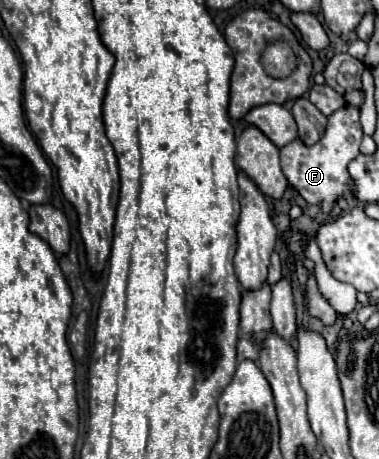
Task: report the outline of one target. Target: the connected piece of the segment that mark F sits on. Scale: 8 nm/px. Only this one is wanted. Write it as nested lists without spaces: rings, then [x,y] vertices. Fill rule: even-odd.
[[[346,104],[338,108],[326,124],[326,132],[322,138],[306,146],[300,138],[294,142],[286,144],[280,148],[280,158],[282,158],[282,172],[290,186],[308,202],[308,204],[318,204],[324,212],[330,212],[336,204],[338,198],[344,194],[354,194],[356,186],[354,180],[348,172],[348,164],[360,154],[360,142],[362,142],[362,124],[360,124],[360,108]]]

